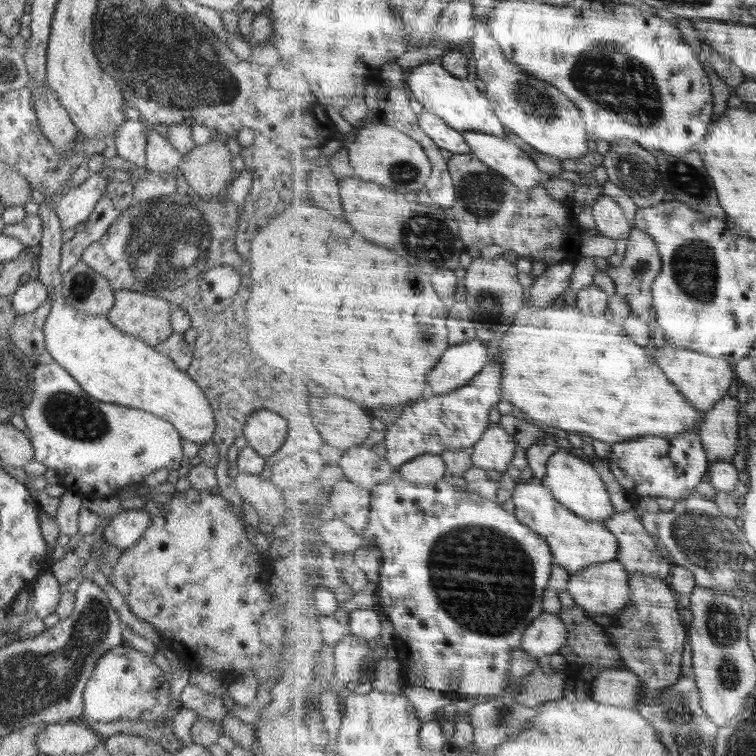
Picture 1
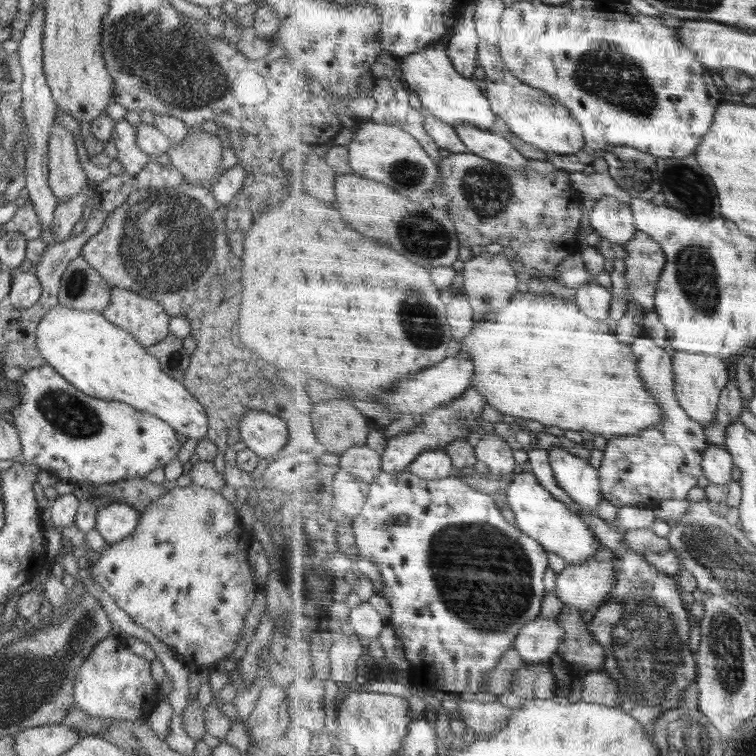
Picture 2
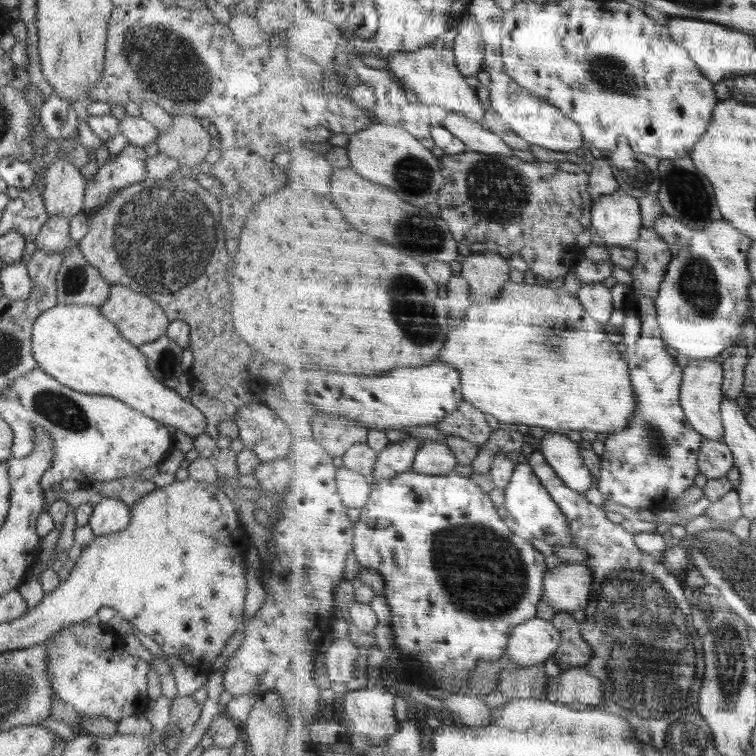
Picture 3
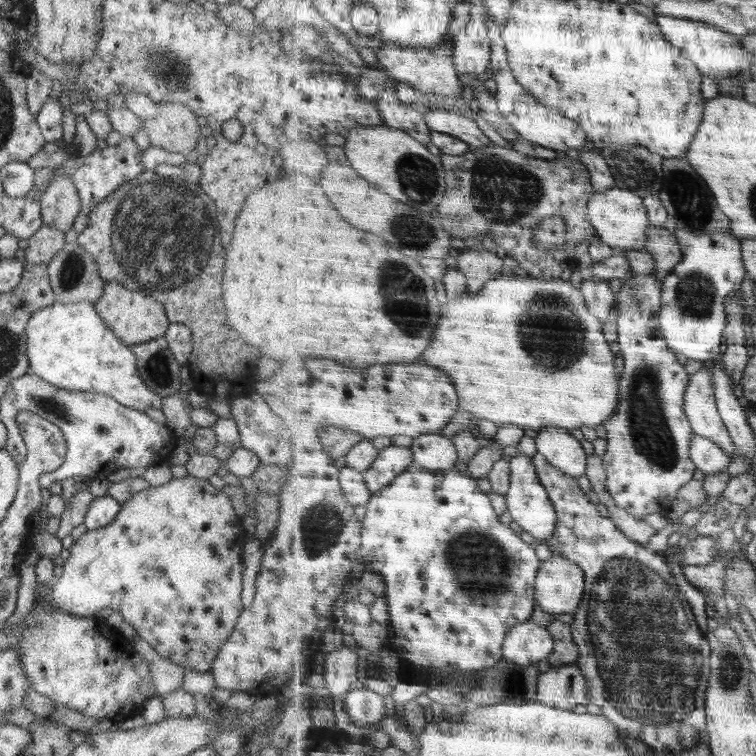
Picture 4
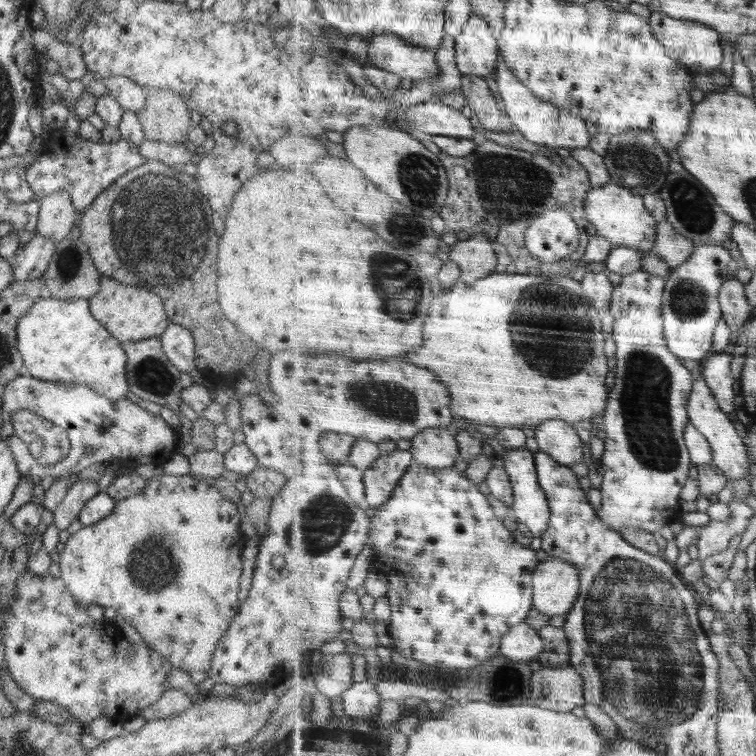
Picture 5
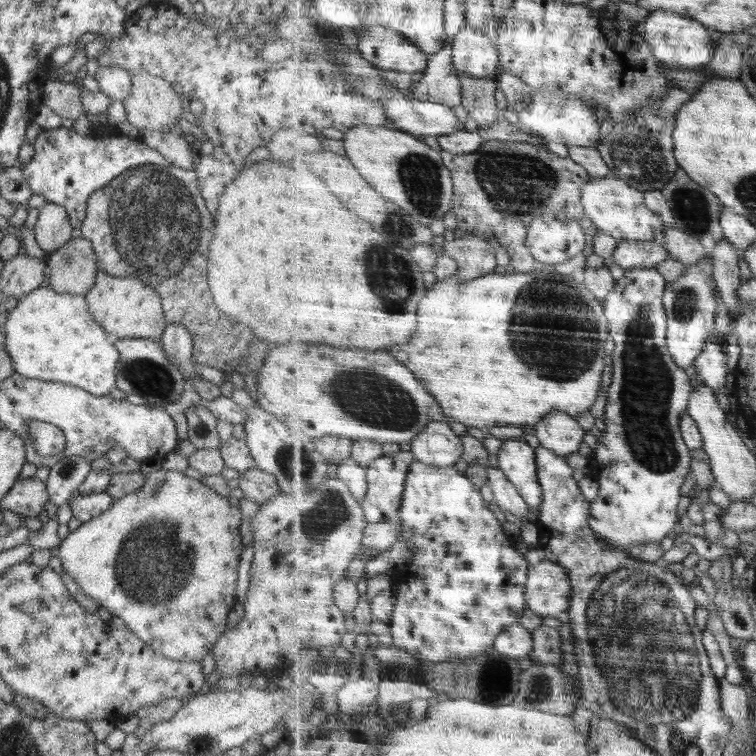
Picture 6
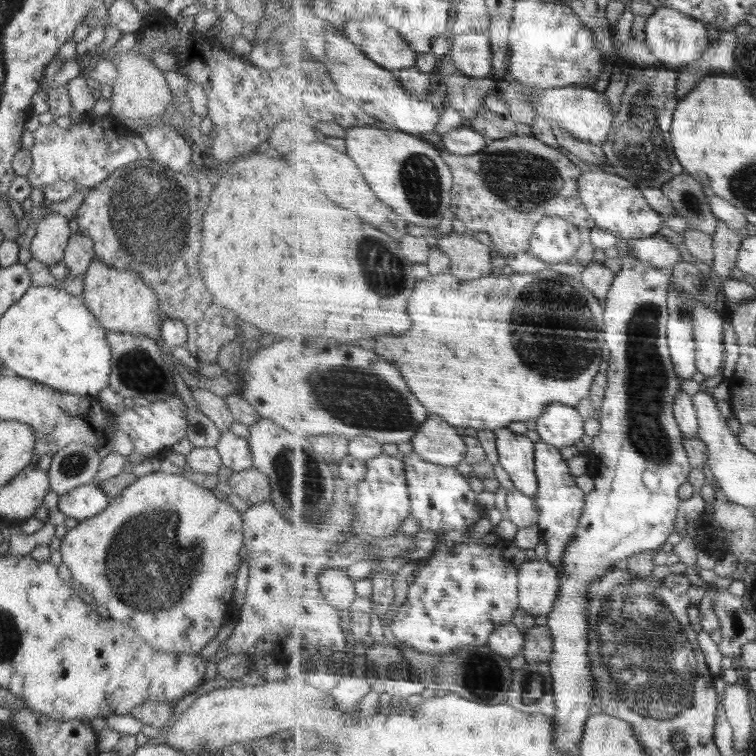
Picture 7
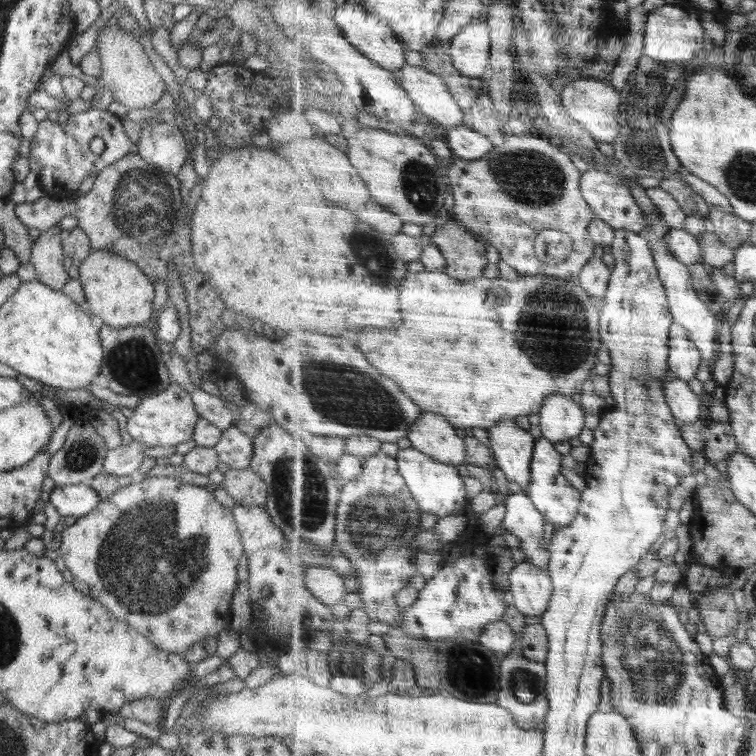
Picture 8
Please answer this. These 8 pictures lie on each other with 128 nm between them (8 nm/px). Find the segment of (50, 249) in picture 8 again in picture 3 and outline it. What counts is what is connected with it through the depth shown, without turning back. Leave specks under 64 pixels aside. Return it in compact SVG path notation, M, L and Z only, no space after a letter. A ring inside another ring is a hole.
M77 138L57 140L60 153L44 174L43 203L48 216L62 215L74 217L84 206L84 177L81 170L68 160L68 152L72 152L79 144Z

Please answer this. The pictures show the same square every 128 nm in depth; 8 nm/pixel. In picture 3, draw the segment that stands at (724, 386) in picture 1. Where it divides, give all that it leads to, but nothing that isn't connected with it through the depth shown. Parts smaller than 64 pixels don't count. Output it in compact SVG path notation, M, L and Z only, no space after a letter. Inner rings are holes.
M690 358L685 367L685 379L682 384L681 404L694 429L702 432L708 439L725 439L725 425L722 406L725 403L725 369L721 359Z

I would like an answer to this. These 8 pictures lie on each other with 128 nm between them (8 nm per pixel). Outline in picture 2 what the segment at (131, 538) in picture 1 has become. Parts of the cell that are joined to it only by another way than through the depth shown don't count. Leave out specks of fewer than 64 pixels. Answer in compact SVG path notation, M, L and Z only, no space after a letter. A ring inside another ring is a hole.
M117 502L98 508L95 529L107 543L114 544L128 538L134 532L139 518L140 512L136 509Z

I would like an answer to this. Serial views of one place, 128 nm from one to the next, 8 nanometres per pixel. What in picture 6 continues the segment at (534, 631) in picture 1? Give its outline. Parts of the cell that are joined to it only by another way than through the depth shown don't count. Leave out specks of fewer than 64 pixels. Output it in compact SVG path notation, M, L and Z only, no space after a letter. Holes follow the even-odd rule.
M522 623L506 628L497 638L495 649L502 655L515 659L530 658L537 645L534 644L534 631Z

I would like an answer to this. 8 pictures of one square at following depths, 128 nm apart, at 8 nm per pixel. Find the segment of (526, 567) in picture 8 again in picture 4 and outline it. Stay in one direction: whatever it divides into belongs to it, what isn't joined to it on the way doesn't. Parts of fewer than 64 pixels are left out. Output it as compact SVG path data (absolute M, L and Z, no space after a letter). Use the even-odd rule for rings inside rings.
M564 556L550 558L537 578L537 601L546 611L575 614L586 592L585 569Z

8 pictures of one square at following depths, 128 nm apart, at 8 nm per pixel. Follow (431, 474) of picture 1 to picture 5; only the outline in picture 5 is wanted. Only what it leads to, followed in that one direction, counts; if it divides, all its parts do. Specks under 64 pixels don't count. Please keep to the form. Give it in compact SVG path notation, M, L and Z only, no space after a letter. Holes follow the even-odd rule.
M430 428L412 440L415 463L430 468L452 468L461 456L457 436L450 428Z

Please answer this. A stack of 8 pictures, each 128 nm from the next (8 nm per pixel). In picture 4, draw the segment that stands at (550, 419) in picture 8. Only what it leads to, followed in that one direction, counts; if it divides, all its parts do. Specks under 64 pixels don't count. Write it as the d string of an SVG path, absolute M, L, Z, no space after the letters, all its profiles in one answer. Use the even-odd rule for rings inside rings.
M547 427L539 430L536 440L539 452L545 454L554 466L562 468L566 474L577 479L580 476L587 476L589 456L582 442L576 436L572 436L567 429Z

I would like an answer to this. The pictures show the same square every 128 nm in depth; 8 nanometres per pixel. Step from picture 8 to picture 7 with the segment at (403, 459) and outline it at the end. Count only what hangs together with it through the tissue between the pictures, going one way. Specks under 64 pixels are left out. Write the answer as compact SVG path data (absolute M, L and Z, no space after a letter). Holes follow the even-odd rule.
M412 451L406 455L406 476L413 504L412 514L422 524L422 531L436 532L442 541L436 545L428 563L420 564L420 573L408 590L407 601L396 609L397 614L391 624L393 634L399 642L431 654L451 654L462 646L489 646L490 636L498 627L512 623L521 608L521 569L506 562L504 556L509 541L498 535L496 525L494 530L492 526L488 528L488 532L492 532L490 540L486 540L486 536L480 542L476 540L472 526L486 518L487 514L478 510L479 494L472 488L469 477L463 476L456 467L434 464Z

